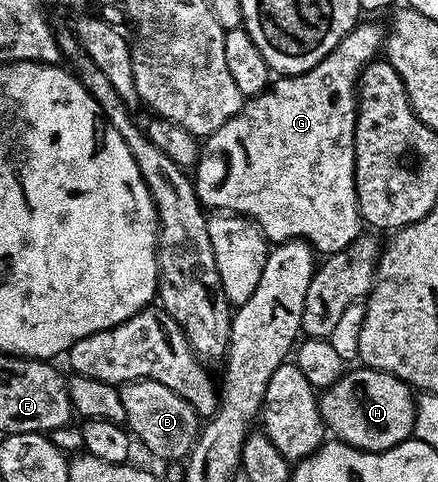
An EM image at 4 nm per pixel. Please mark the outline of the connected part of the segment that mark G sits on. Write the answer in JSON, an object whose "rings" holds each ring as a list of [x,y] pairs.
{"rings":[[[368,19],[368,22],[366,21],[357,24],[355,29],[350,30],[340,40],[338,47],[334,47],[334,51],[330,51],[330,55],[326,55],[314,67],[310,67],[310,71],[277,76],[268,88],[263,89],[258,96],[247,98],[243,107],[230,119],[226,119],[226,123],[222,123],[222,127],[218,127],[218,131],[214,131],[209,137],[203,138],[200,146],[200,157],[194,166],[194,184],[198,199],[205,210],[236,213],[240,217],[249,217],[261,229],[269,242],[307,241],[313,250],[320,255],[341,253],[355,237],[361,236],[362,218],[356,198],[356,87],[363,69],[371,61],[377,60],[386,36],[385,30],[381,26],[379,29],[372,22],[375,20]]]}

